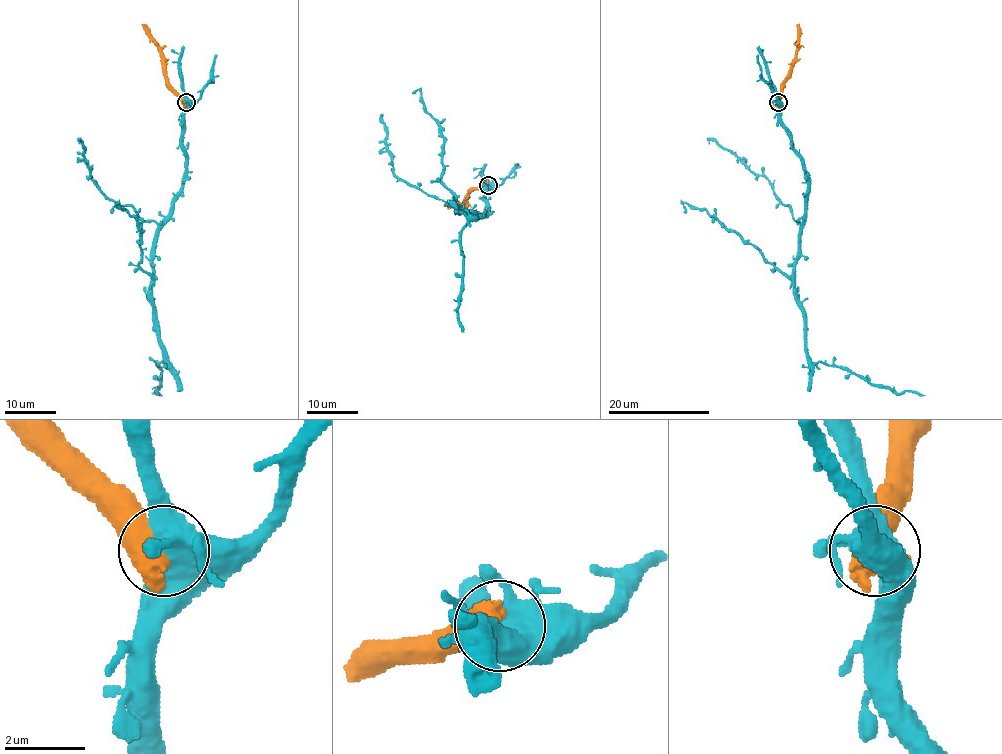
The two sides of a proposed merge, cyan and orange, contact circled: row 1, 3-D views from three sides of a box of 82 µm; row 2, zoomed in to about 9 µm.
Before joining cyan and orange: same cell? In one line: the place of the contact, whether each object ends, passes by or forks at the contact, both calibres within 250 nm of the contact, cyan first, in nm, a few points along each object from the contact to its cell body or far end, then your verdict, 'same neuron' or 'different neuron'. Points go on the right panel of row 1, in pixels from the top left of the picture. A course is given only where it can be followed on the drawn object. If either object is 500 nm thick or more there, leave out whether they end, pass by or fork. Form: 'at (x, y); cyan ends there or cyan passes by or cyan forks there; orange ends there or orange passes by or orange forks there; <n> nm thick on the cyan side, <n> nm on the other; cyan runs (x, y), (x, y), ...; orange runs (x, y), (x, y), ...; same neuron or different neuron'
at (778, 102); 550 nm thick on the cyan side, 800 nm on the other; cyan runs (778, 102), (780, 125), (808, 179), (795, 265), (808, 357), (924, 395); orange runs (778, 102), (795, 56), (799, 23); different neuron

